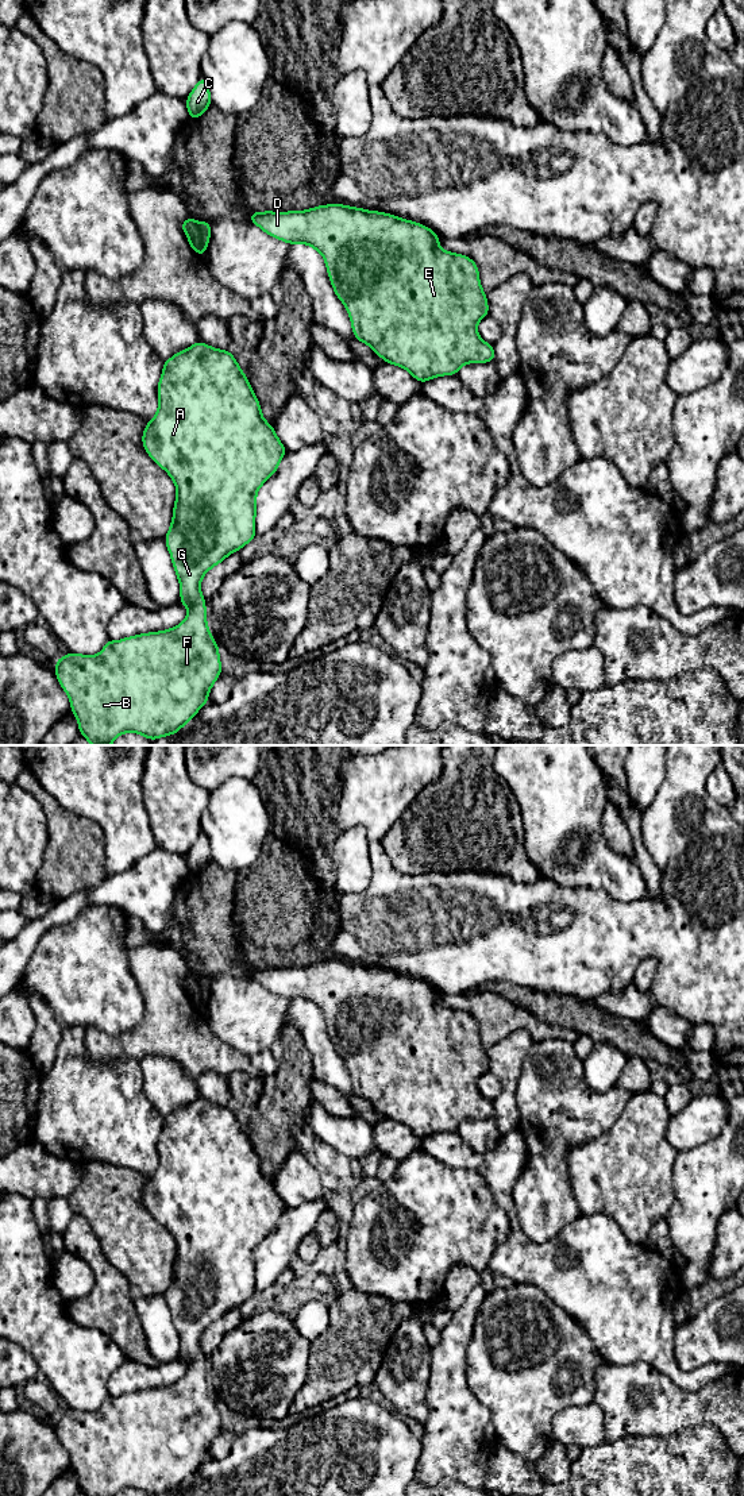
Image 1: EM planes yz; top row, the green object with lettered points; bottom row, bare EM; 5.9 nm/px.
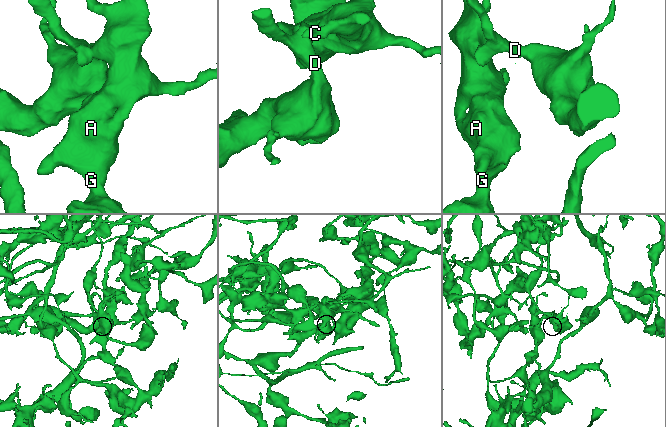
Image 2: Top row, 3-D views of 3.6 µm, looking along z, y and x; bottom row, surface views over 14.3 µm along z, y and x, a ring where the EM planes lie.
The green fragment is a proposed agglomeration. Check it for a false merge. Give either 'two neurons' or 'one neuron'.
two neurons

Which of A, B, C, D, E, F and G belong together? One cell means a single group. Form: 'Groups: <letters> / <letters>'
Groups: A B C F G / D E

